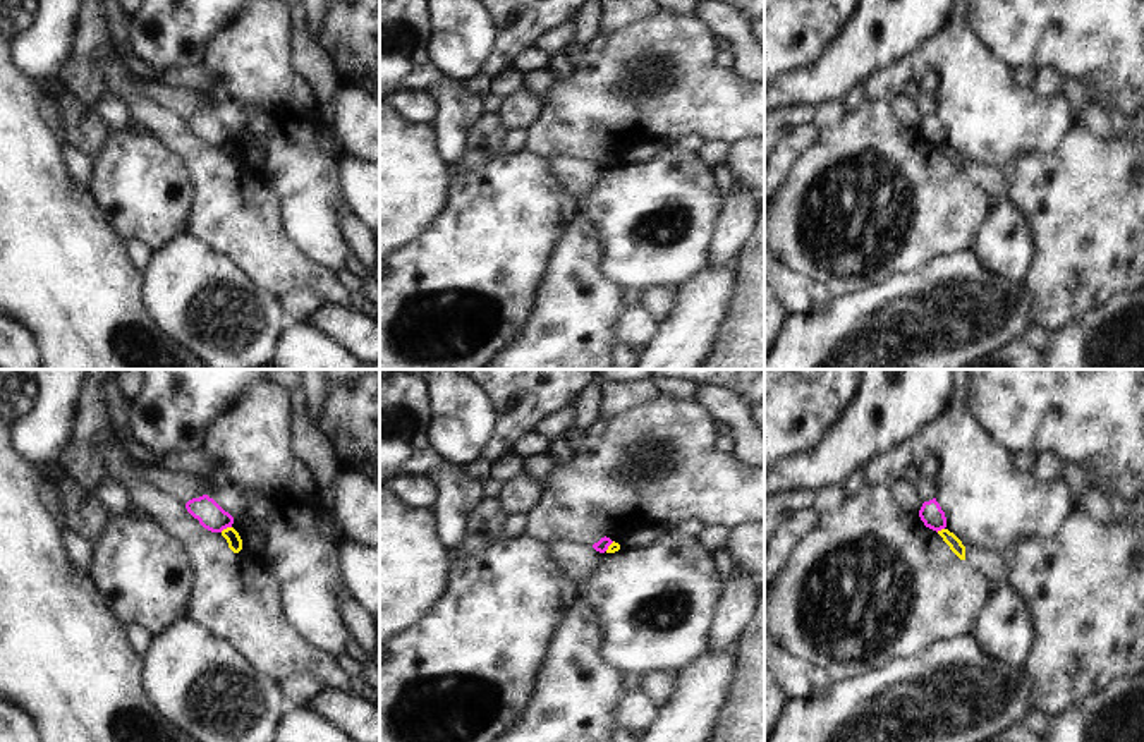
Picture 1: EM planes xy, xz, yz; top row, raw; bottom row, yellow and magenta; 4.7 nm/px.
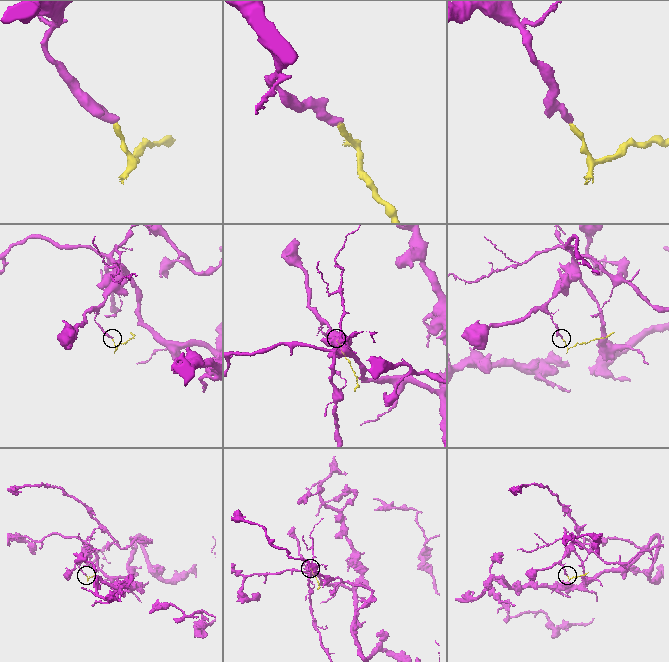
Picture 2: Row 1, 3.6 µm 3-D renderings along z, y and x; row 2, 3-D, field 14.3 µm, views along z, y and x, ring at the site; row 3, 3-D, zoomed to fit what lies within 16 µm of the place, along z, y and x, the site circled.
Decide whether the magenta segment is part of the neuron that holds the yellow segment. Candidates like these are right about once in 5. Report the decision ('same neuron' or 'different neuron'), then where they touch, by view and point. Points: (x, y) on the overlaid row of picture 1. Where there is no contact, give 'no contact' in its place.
different neuron; meets yellow in xy at (227, 528)

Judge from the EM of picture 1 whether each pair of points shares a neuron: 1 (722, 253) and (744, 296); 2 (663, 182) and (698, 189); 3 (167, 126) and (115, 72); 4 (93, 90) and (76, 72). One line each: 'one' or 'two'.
1: two
2: one
3: one
4: one

